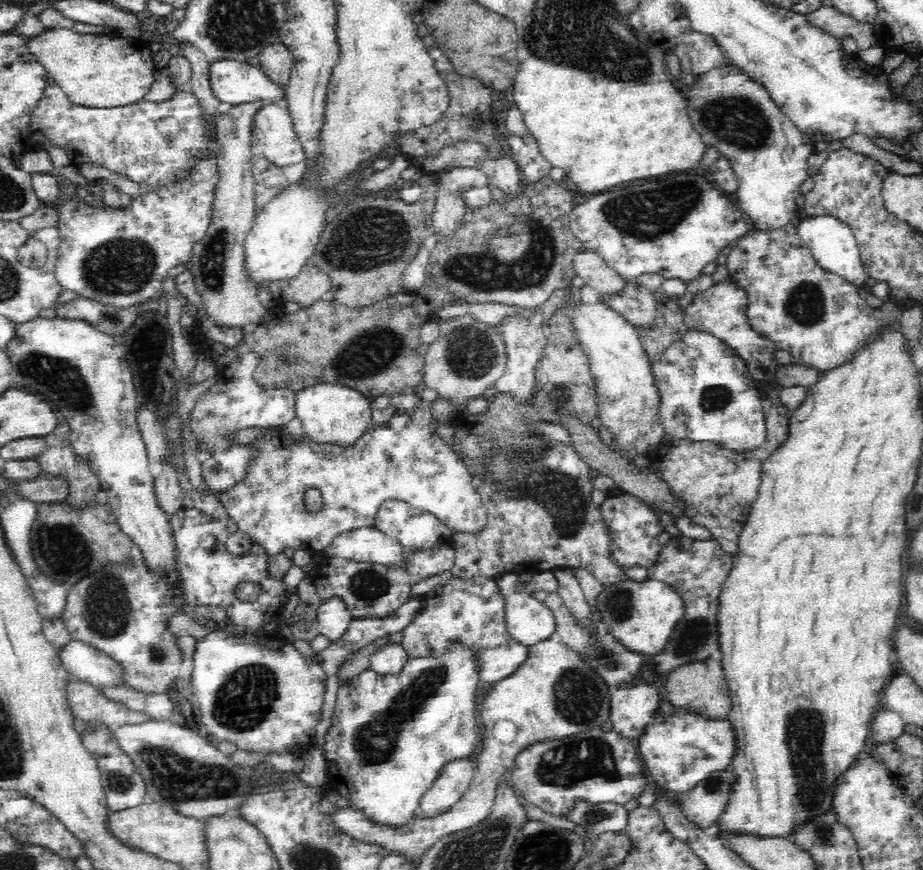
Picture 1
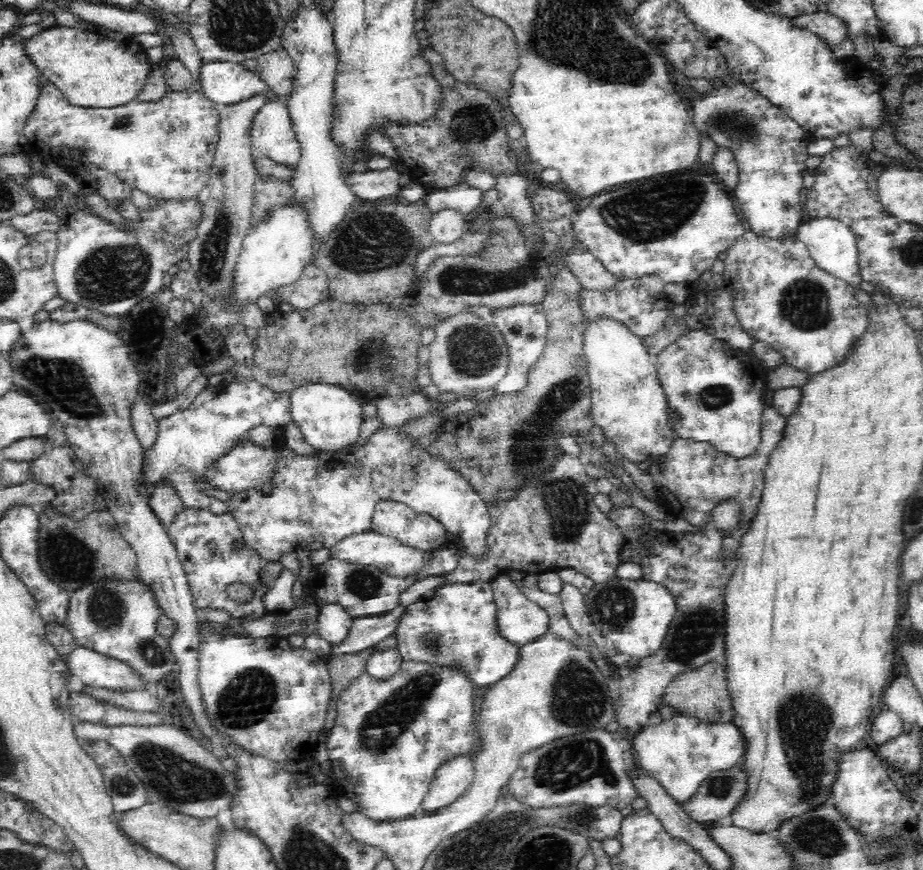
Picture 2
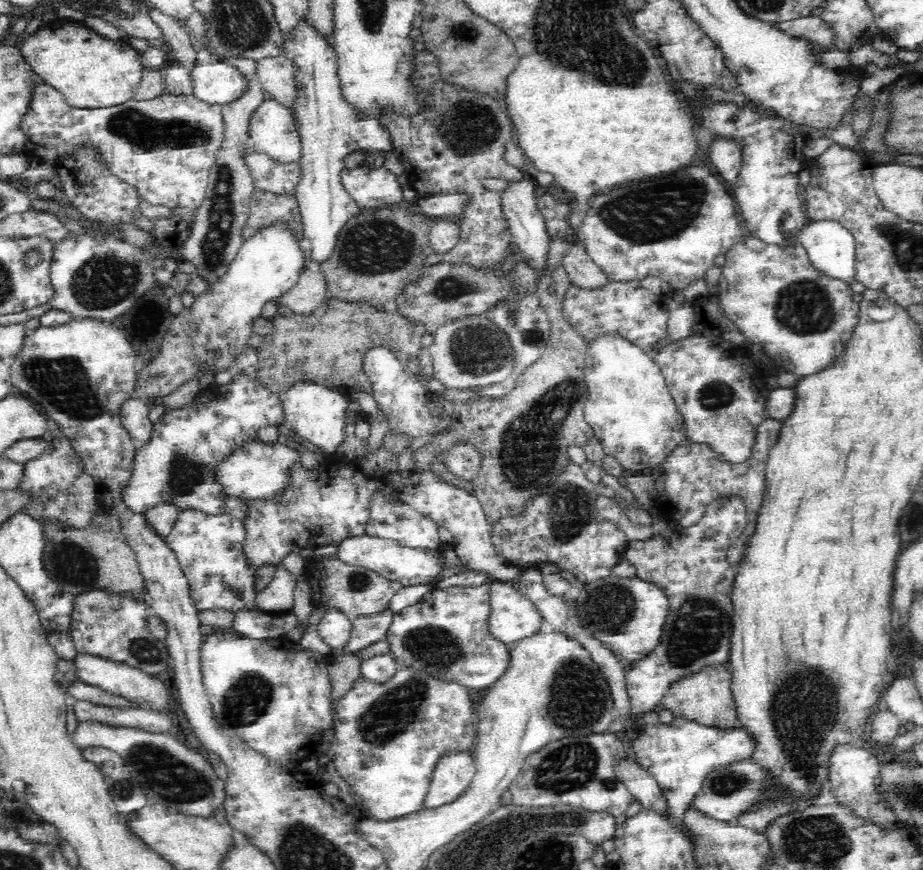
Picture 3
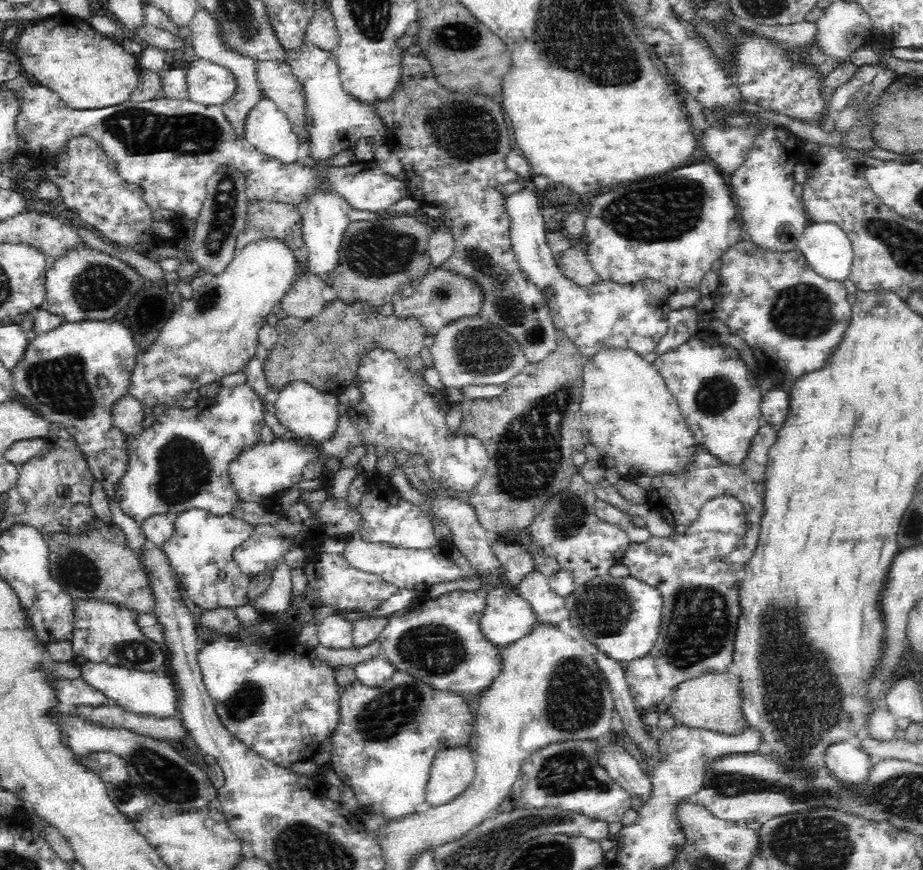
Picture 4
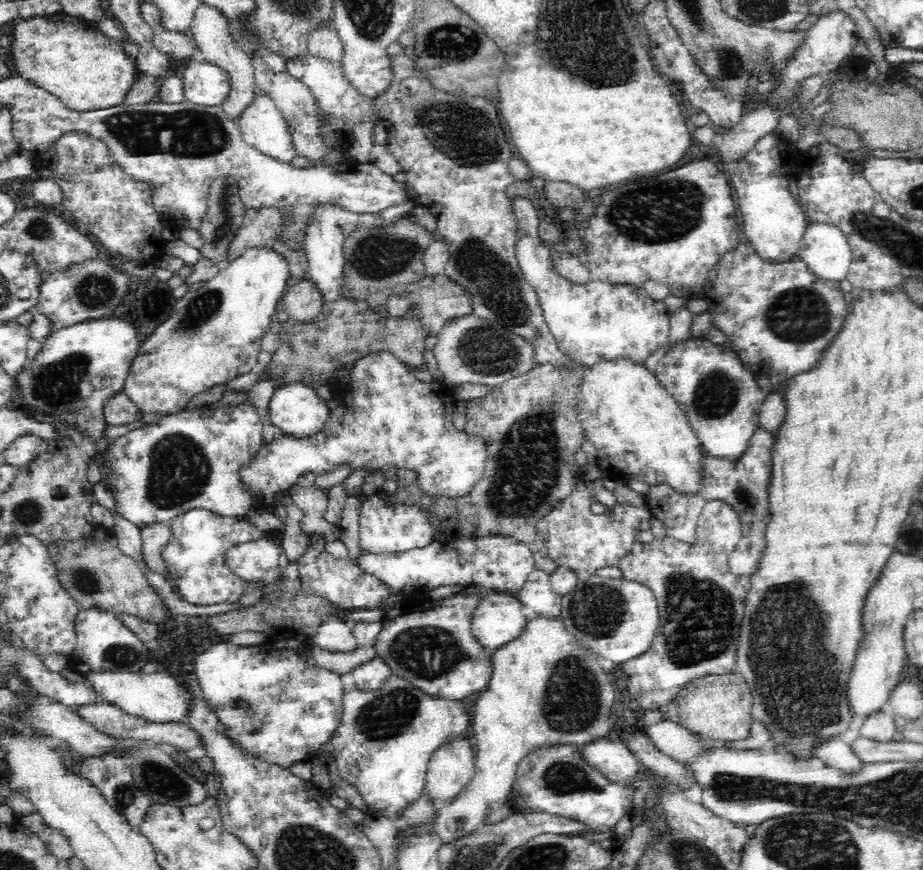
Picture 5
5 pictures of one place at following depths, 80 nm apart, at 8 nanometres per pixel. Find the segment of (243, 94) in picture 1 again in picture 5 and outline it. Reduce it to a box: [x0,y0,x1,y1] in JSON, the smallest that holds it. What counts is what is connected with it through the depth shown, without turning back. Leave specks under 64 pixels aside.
[182,57,232,106]

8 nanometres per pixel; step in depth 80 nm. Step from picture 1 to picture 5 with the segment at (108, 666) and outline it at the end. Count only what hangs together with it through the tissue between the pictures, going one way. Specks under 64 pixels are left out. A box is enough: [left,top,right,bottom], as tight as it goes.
[84,670,189,722]

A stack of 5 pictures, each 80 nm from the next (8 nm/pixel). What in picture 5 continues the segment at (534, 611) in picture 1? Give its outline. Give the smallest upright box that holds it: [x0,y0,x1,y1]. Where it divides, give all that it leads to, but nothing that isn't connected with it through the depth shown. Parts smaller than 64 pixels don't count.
[472,592,529,649]

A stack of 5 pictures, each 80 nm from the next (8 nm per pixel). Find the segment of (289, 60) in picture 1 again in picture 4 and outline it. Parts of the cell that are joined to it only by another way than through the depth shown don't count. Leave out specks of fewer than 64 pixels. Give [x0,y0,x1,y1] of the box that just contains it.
[257,61,307,147]

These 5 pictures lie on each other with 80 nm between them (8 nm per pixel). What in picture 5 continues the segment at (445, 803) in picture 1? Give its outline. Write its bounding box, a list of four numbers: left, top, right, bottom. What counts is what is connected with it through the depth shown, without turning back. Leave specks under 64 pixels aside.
[425,738,475,804]

